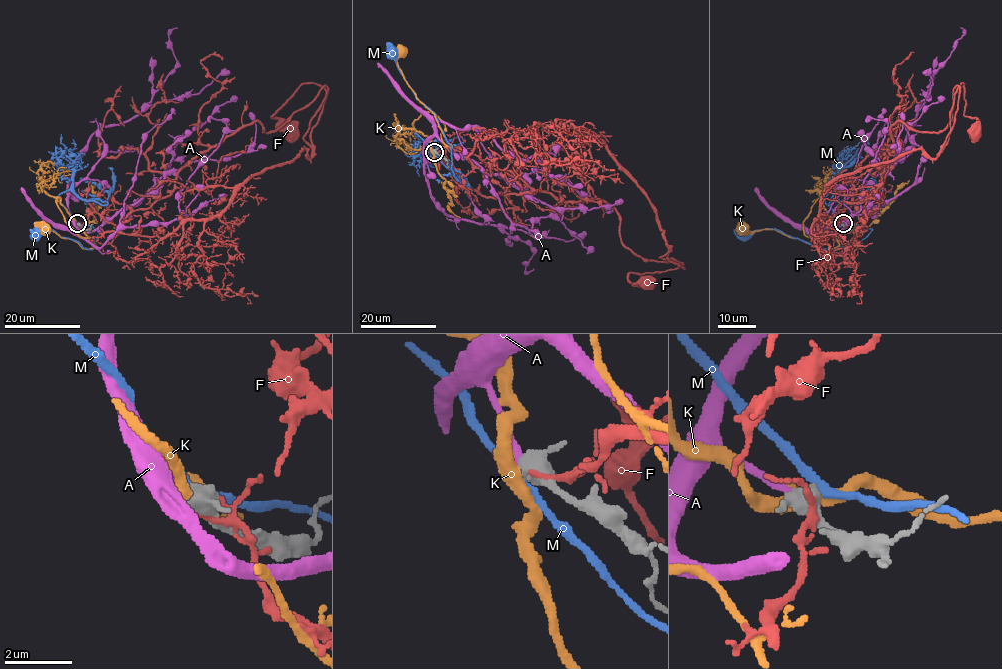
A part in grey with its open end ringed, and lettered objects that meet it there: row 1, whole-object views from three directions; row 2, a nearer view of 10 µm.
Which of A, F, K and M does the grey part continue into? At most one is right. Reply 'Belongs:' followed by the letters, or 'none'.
Belongs: none

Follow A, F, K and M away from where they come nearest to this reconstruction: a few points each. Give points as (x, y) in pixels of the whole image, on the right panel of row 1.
A: (842, 224), (833, 220), (813, 241), (819, 247), (822, 227), (849, 223), (860, 210), (888, 125), (865, 121)
F: (844, 226), (847, 244), (830, 261), (821, 196), (919, 149), (935, 158), (962, 83), (975, 130)
K: (843, 224), (819, 198), (803, 232), (830, 232), (838, 245), (829, 249), (775, 229), (743, 230)
M: (844, 223), (871, 231), (850, 245), (834, 249), (812, 246), (769, 228), (746, 231), (743, 235)

